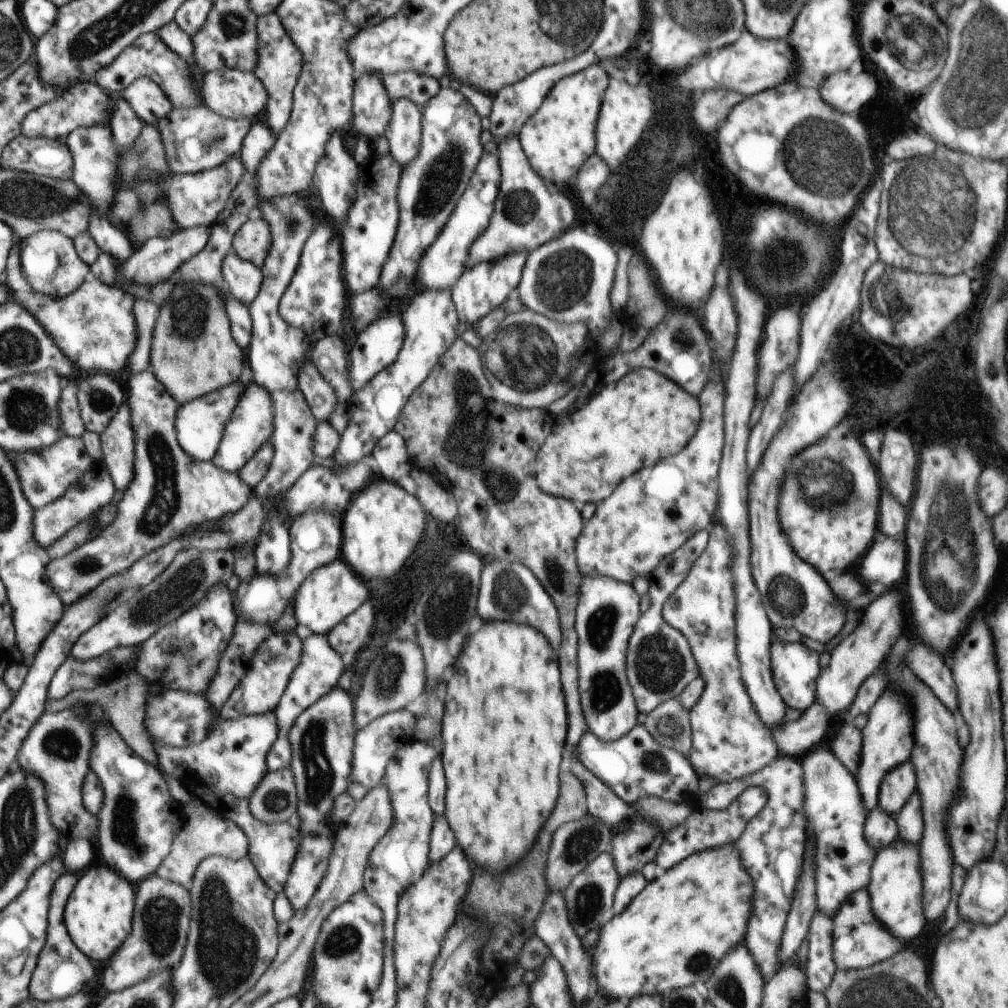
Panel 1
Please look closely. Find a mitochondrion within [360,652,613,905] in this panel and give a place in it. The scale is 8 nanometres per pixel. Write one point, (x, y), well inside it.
(585, 840)

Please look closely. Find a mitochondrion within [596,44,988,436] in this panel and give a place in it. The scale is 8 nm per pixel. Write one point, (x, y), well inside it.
(933, 209)

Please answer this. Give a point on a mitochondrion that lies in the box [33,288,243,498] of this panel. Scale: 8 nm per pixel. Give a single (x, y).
(99, 398)

